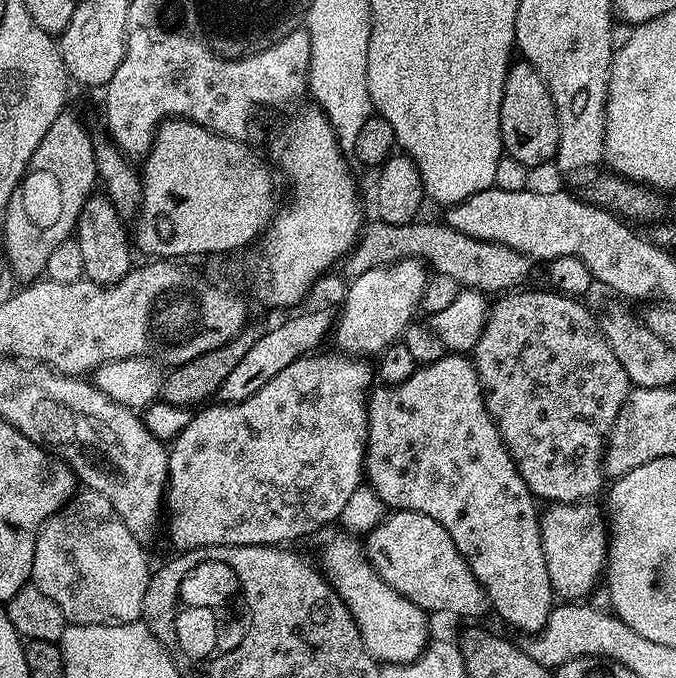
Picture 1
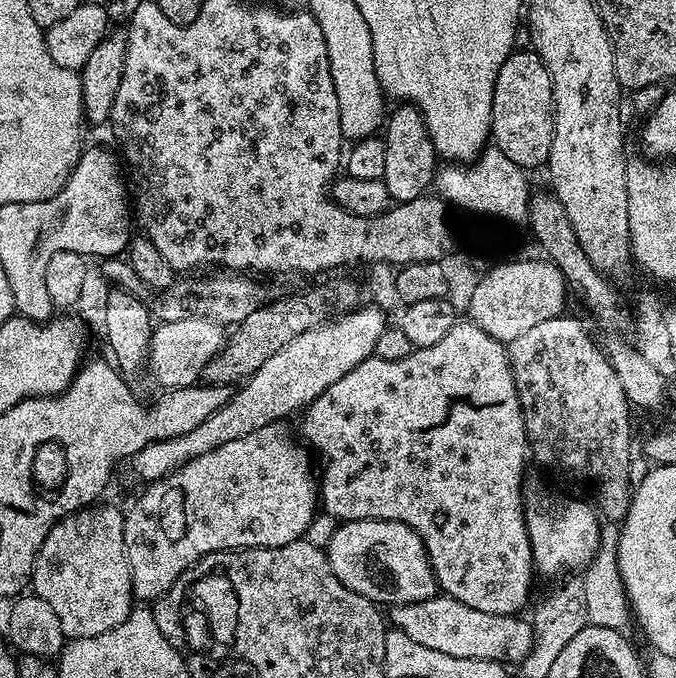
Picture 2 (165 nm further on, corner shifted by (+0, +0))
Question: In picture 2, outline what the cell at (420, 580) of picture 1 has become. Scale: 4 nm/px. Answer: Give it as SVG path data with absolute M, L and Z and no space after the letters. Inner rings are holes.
M346 520L337 523L326 551L330 570L334 570L338 582L342 582L342 586L354 590L359 596L374 601L377 606L426 602L437 595L436 575L422 538L410 526L397 520Z

